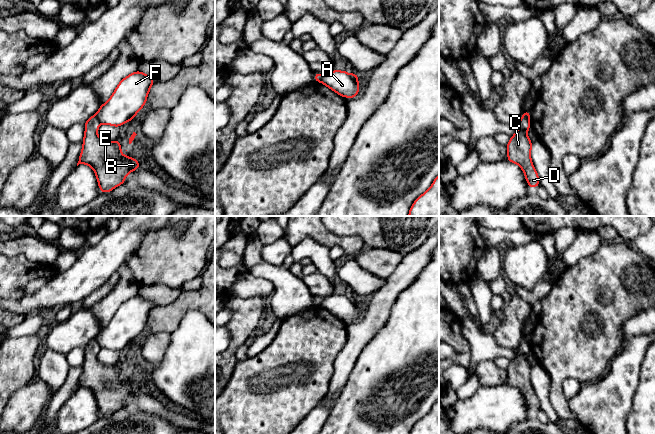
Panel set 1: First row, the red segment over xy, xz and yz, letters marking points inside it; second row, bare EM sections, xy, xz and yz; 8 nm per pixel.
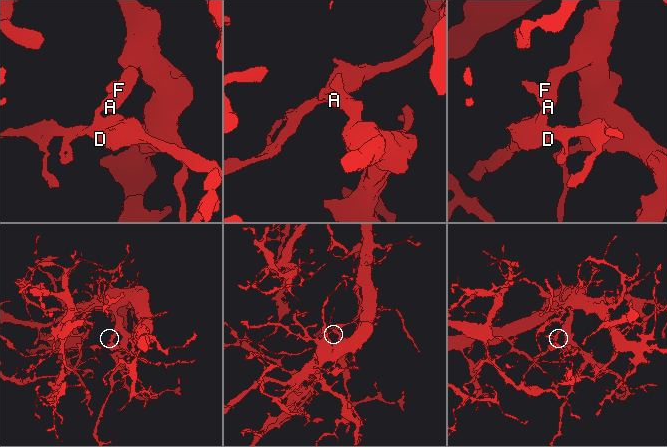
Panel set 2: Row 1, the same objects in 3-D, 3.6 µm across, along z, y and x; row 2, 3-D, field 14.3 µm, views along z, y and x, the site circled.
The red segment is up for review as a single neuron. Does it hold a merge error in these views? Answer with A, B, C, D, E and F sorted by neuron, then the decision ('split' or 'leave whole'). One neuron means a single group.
A F / B C D E | split

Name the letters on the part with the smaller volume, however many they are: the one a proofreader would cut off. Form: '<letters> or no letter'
B, C, D, E

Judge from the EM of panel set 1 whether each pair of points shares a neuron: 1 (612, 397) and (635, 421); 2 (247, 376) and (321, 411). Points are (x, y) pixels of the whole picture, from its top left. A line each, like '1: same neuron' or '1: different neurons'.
1: different neurons
2: different neurons

